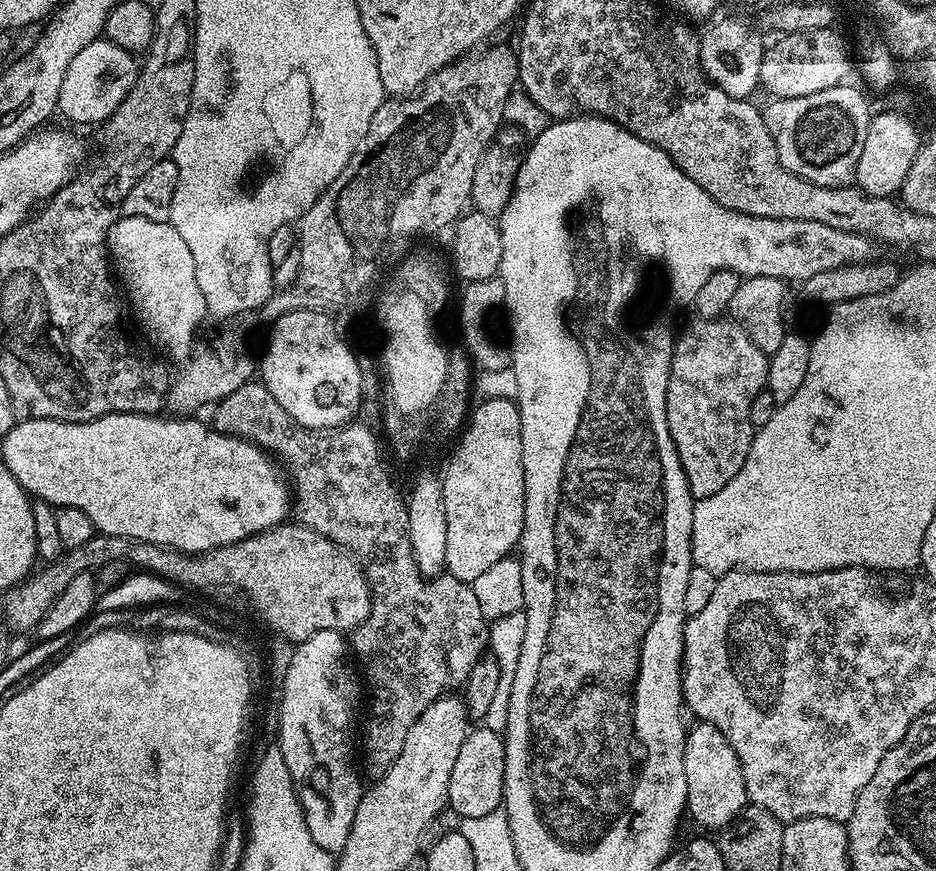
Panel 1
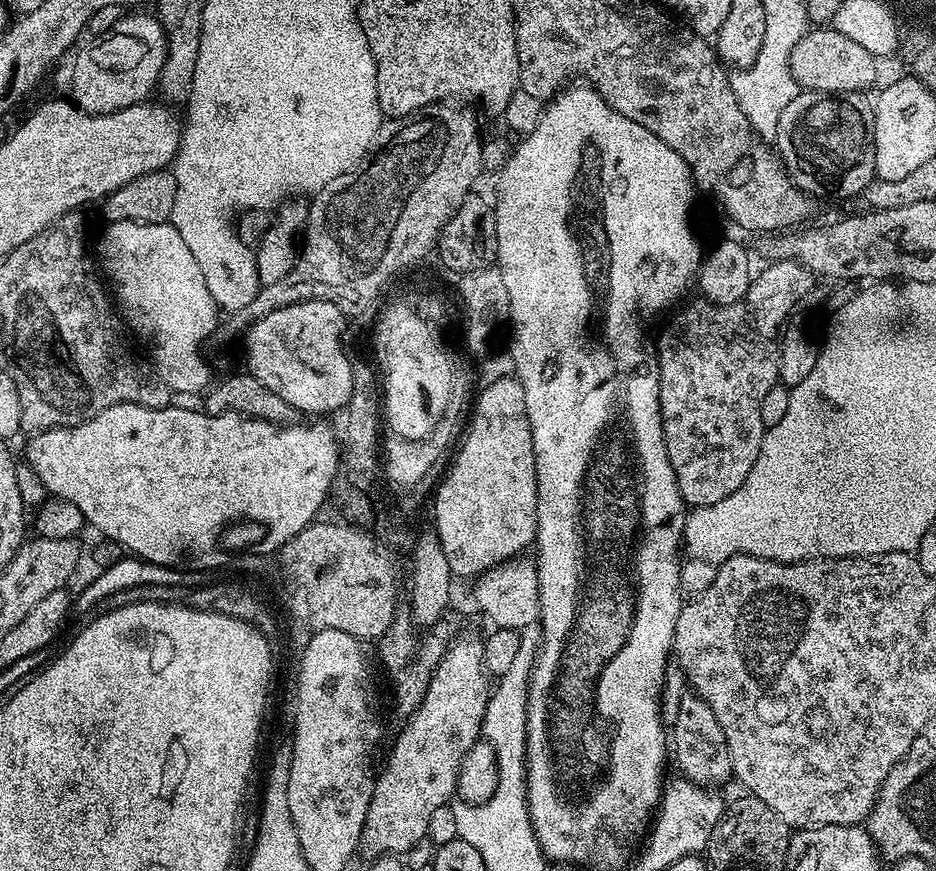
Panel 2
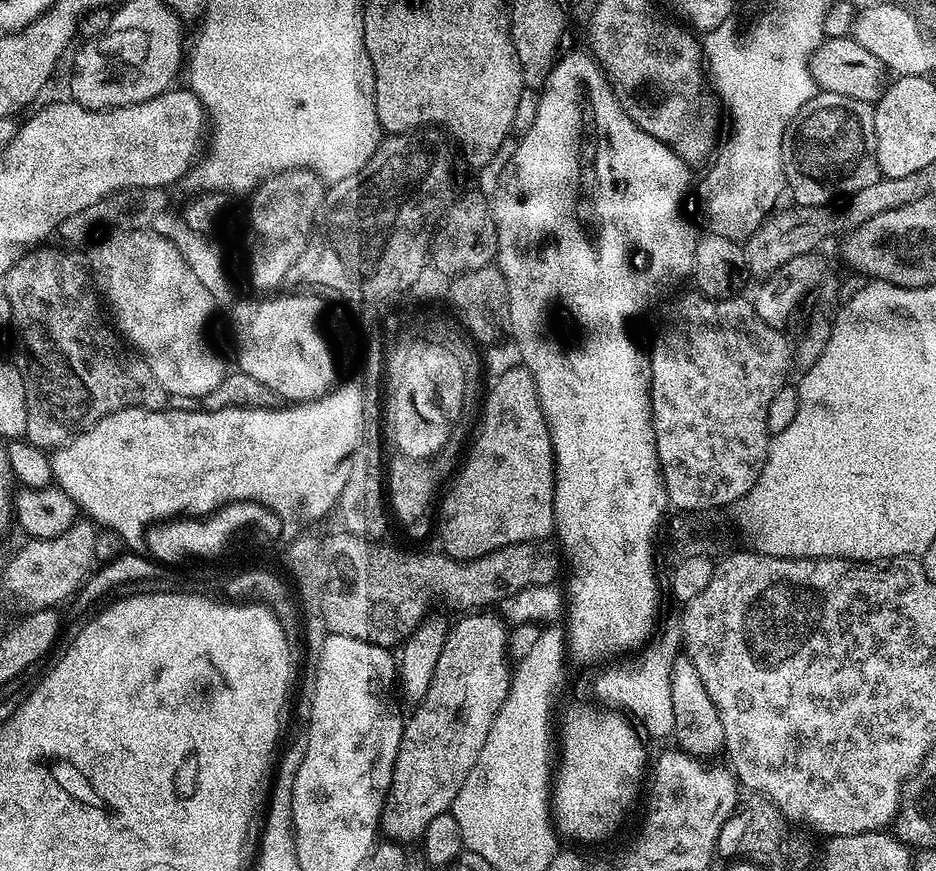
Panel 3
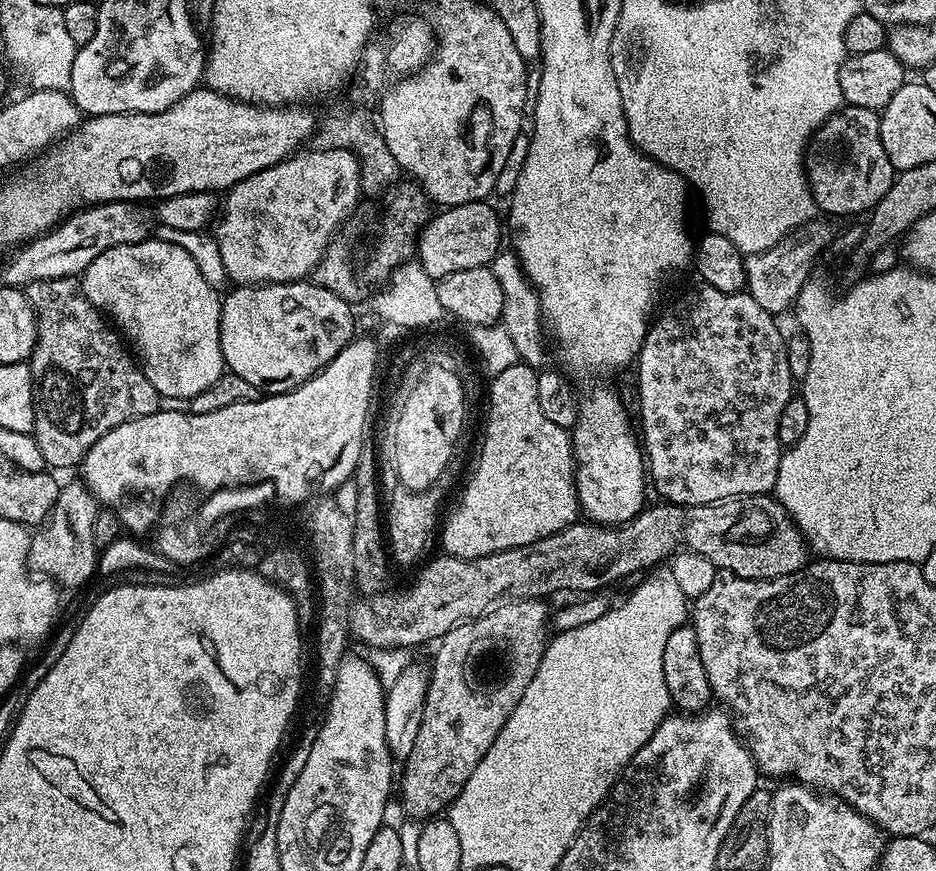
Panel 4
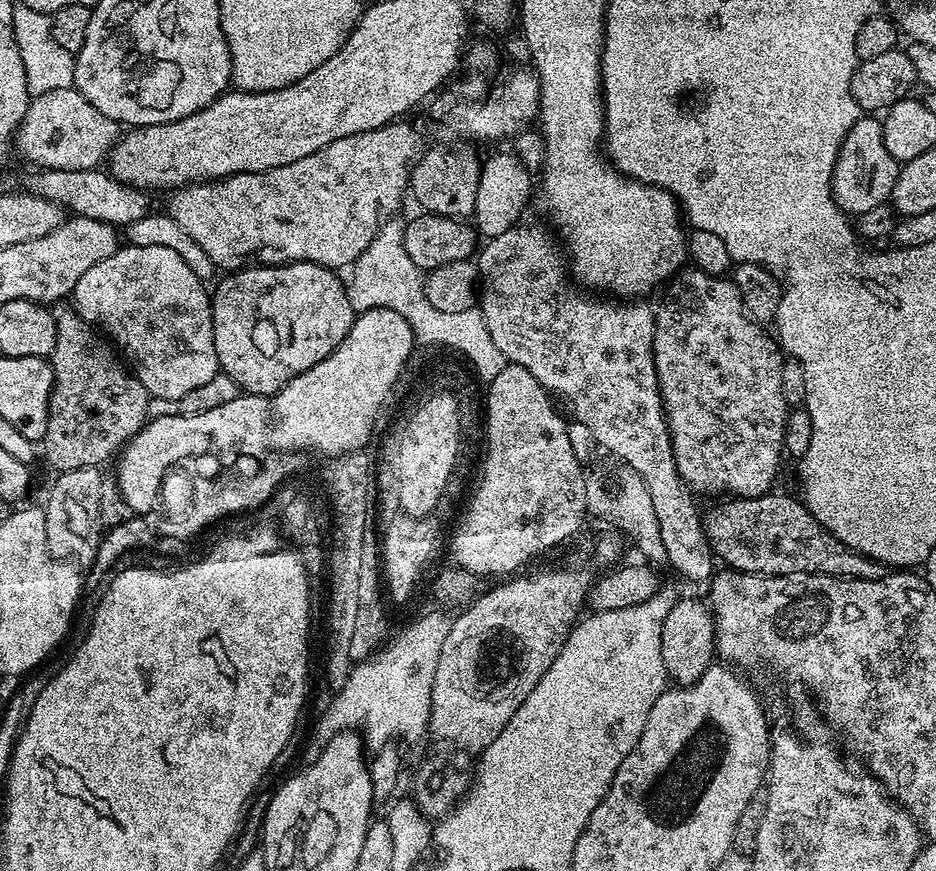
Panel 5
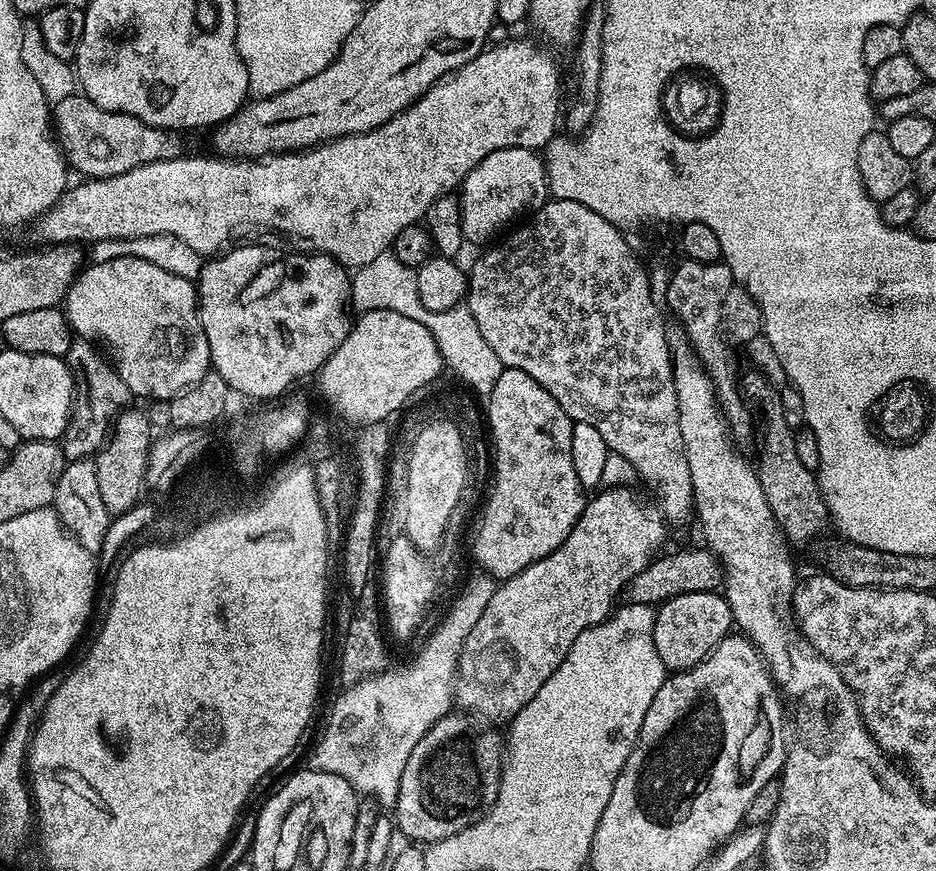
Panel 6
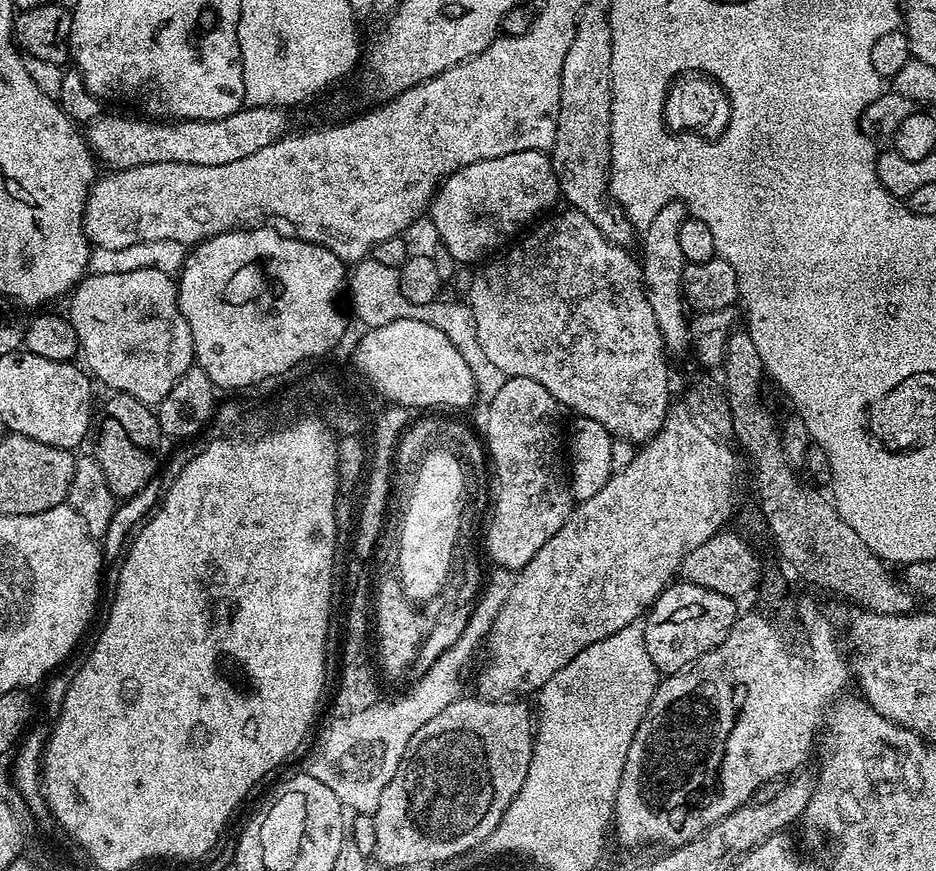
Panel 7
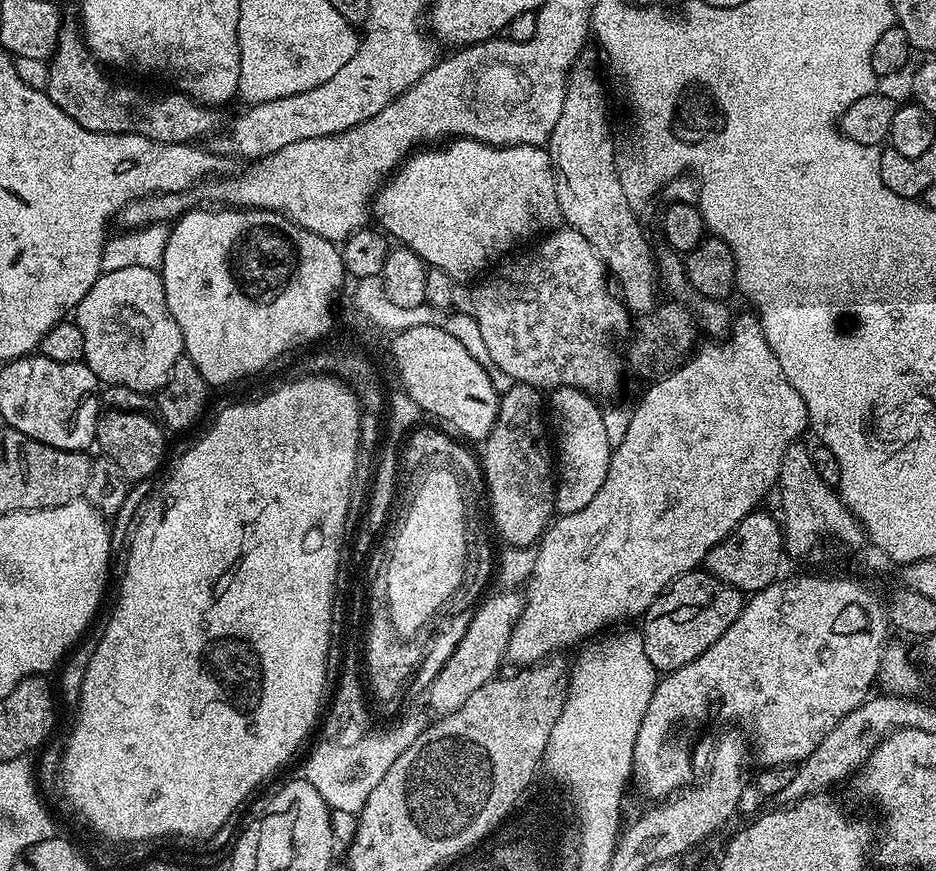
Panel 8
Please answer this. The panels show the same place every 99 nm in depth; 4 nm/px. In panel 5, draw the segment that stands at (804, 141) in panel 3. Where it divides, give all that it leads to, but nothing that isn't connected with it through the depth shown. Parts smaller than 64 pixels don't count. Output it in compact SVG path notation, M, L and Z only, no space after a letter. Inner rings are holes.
M865 115L854 122L838 150L838 158L832 171L834 202L852 218L860 216L864 211L873 210L879 204L889 203L901 167L901 161L895 160L890 150L886 150L883 123L875 115Z

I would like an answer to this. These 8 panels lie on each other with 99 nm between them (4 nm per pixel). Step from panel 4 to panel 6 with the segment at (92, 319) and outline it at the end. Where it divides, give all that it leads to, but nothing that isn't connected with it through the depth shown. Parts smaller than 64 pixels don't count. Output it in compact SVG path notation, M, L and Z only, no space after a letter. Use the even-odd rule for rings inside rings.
M73 339L66 363L72 372L76 391L72 398L72 413L62 437L62 447L68 460L87 460L95 457L104 447L116 417L129 407L128 400L133 399L133 394L106 359L105 353L90 340Z

